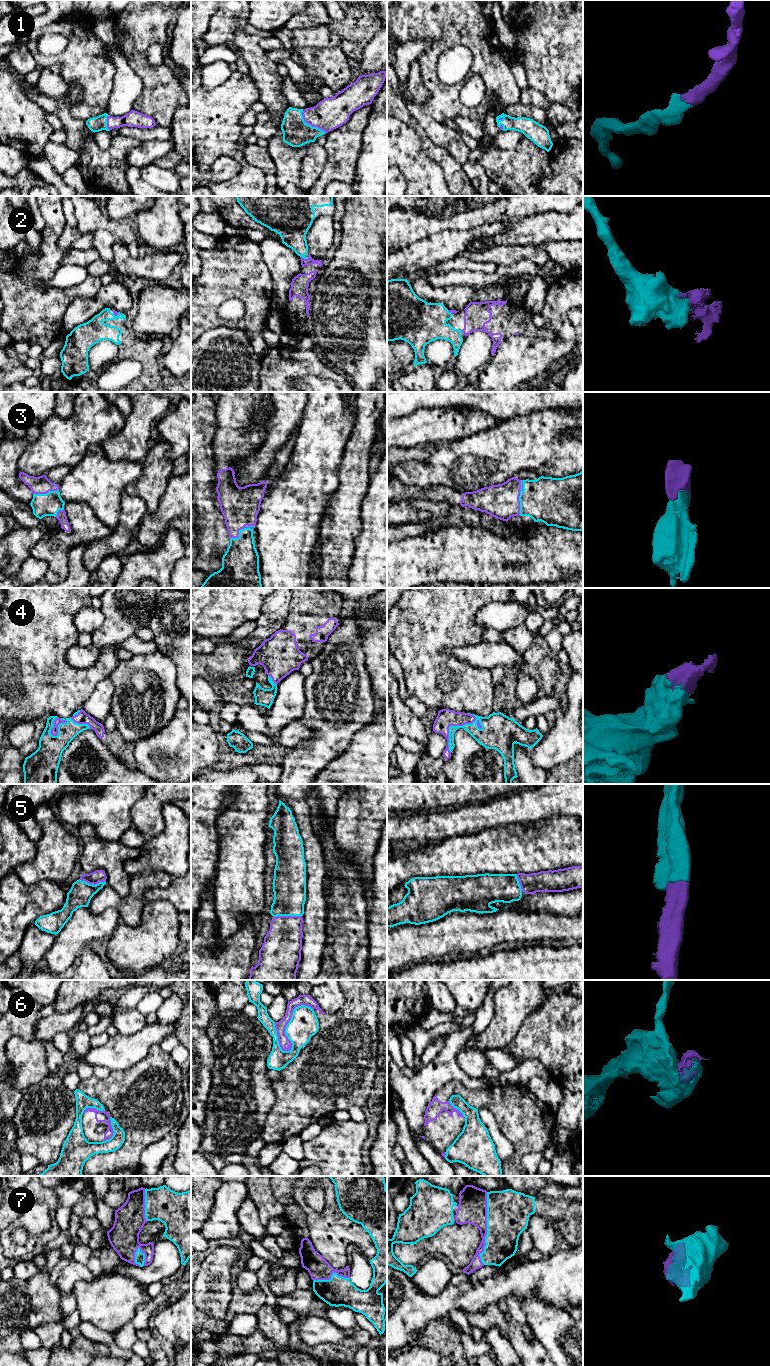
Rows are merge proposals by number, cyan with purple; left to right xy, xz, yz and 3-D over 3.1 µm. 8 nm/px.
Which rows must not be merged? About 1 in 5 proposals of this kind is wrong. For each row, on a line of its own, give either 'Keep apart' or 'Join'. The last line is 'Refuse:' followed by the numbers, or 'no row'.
1: Join
2: Join
3: Join
4: Join
5: Join
6: Keep apart
7: Join
Refuse: 6

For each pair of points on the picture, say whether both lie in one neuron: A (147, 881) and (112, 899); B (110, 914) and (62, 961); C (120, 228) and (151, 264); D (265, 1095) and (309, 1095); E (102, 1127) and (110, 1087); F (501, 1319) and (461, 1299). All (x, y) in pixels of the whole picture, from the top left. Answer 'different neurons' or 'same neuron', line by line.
A: same neuron
B: same neuron
C: different neurons
D: different neurons
E: same neuron
F: different neurons

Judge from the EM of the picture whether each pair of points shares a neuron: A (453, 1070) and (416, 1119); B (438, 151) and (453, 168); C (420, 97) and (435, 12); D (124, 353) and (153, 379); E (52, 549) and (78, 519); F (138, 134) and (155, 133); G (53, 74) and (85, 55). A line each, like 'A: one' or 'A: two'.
A: one
B: one
C: two
D: one
E: one
F: one
G: two

